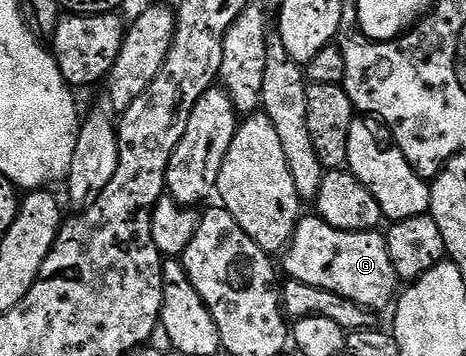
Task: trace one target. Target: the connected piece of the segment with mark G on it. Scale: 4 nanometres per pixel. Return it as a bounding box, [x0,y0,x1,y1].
[281,215,396,311]

